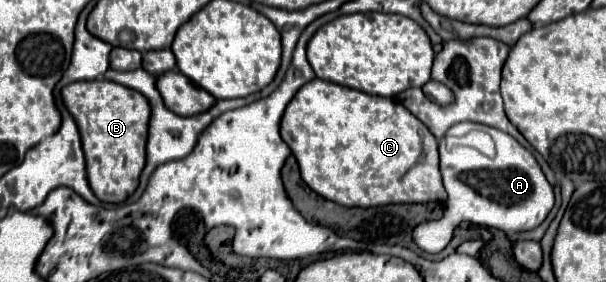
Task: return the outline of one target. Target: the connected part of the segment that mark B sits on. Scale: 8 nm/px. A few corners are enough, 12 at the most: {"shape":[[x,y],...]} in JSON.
{"shape":[[109,80],[61,98],[79,128],[87,180],[125,202],[145,166],[147,98]]}

